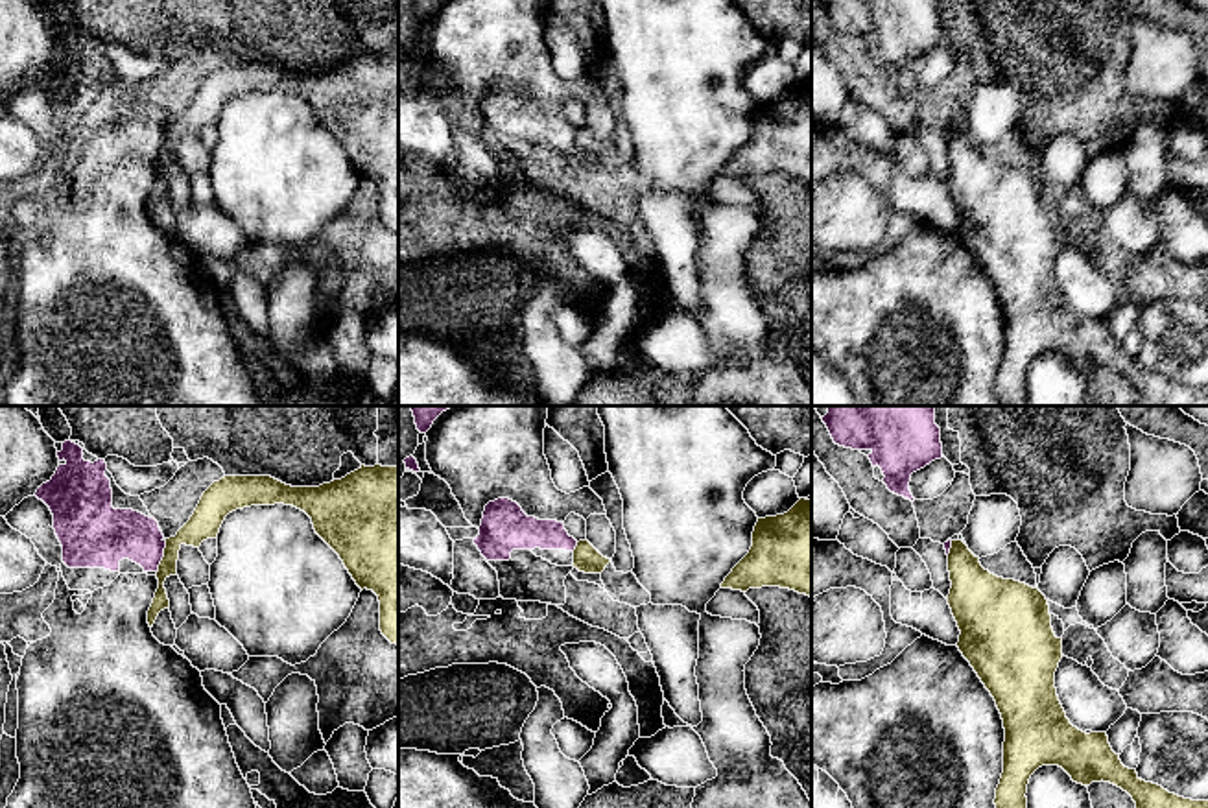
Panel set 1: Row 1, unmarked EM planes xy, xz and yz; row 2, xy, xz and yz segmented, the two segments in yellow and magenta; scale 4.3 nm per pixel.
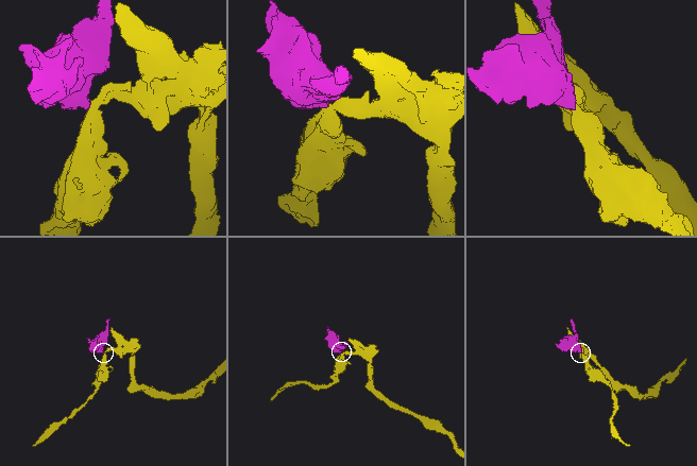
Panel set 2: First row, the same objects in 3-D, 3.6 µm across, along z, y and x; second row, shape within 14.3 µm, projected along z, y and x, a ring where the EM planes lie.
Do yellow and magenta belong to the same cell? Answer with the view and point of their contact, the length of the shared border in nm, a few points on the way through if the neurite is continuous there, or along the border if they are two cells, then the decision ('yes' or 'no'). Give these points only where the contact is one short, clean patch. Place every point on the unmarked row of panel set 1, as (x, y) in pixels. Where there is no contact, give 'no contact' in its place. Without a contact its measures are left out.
contact xy (163, 144); length 150 nm; border xy (166, 128), (157, 159); no

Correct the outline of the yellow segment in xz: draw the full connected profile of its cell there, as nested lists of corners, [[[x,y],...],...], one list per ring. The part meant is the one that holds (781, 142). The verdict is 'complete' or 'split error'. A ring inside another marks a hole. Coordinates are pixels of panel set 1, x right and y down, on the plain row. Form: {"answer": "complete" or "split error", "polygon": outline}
{"answer": "complete", "polygon": [[[800,85],[788,100],[758,105],[749,140],[721,175],[780,173],[811,184],[811,87]]]}

